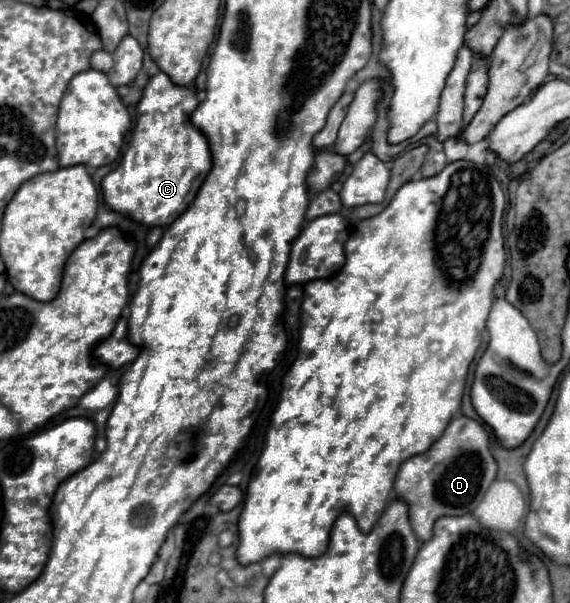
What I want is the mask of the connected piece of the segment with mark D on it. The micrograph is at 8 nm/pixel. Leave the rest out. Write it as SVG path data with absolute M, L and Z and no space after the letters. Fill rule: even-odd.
M462 414L456 416L428 452L412 456L400 466L394 482L398 498L408 504L408 518L416 538L420 542L430 540L432 526L442 516L470 514L496 478L496 470L486 428Z

